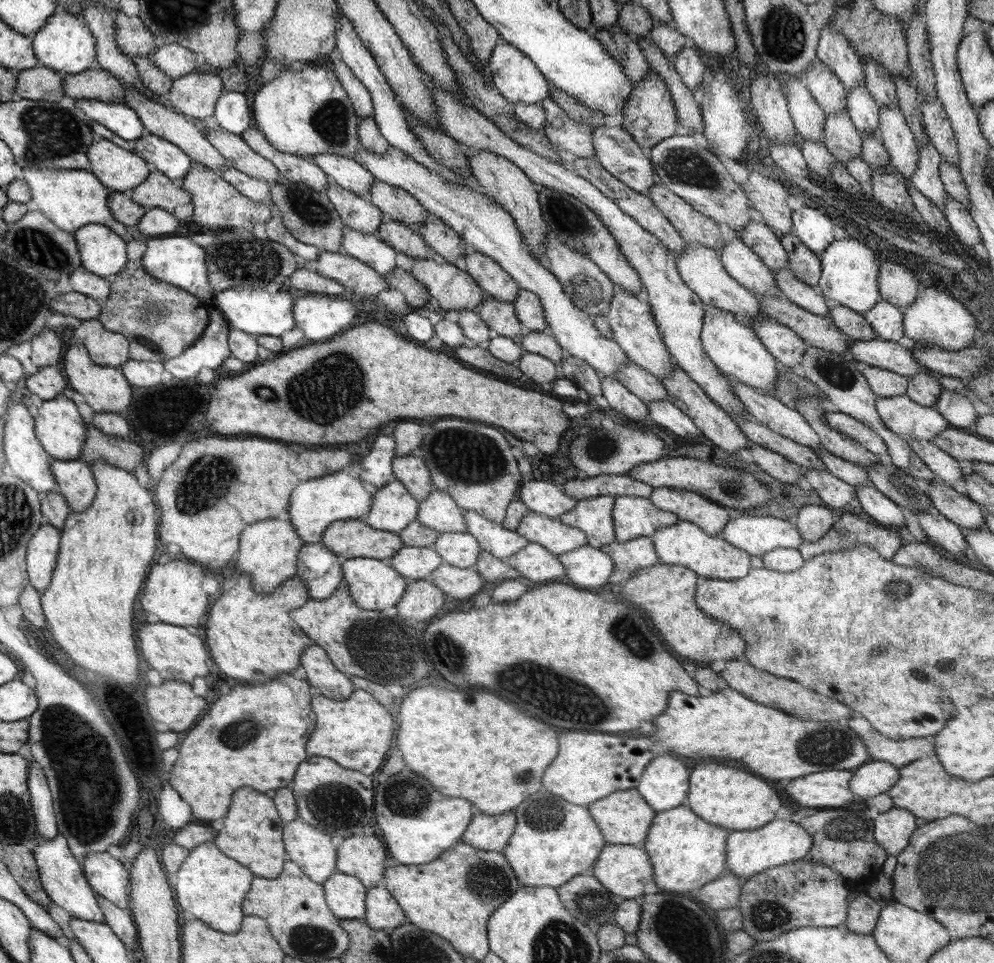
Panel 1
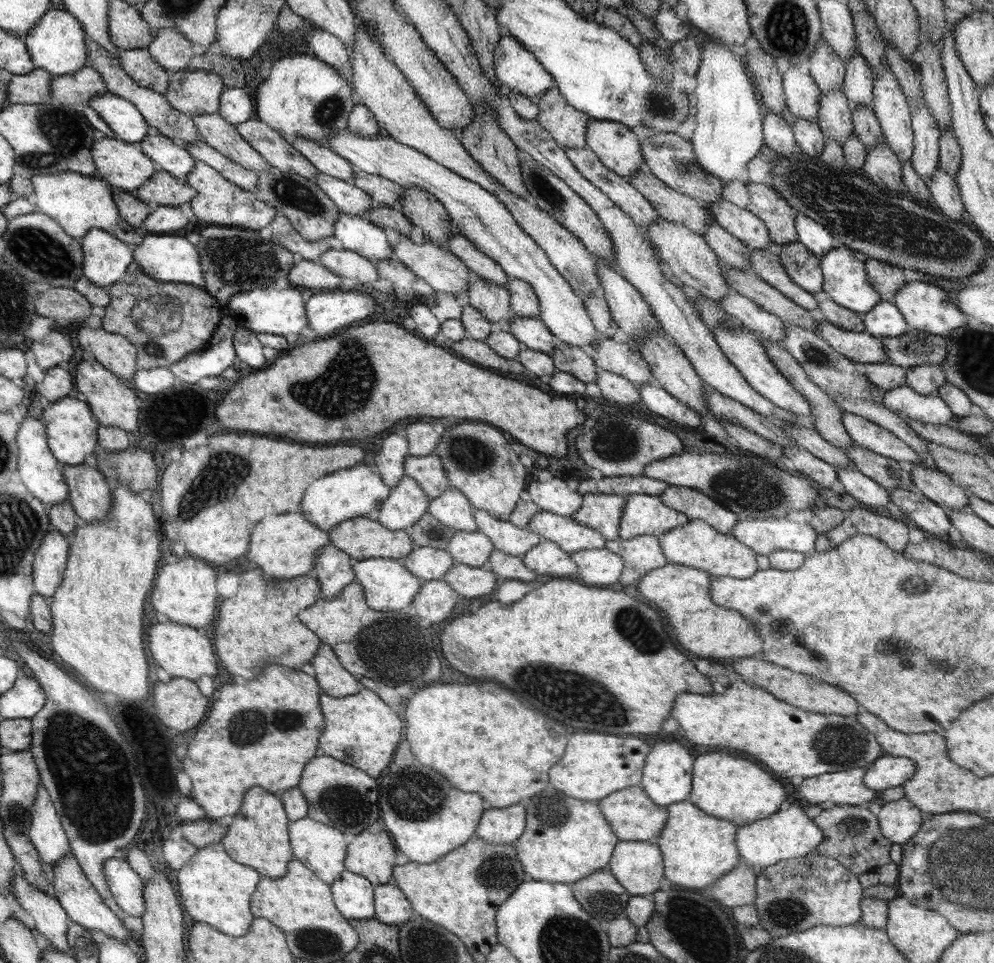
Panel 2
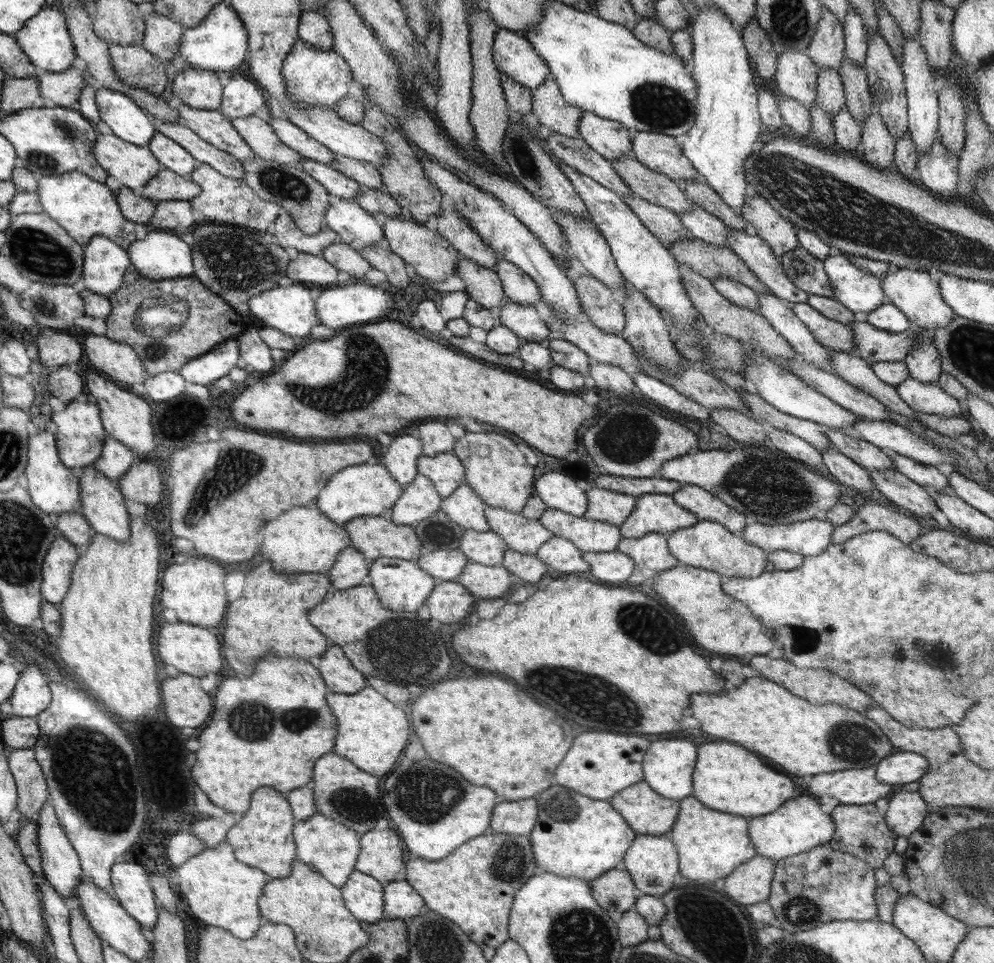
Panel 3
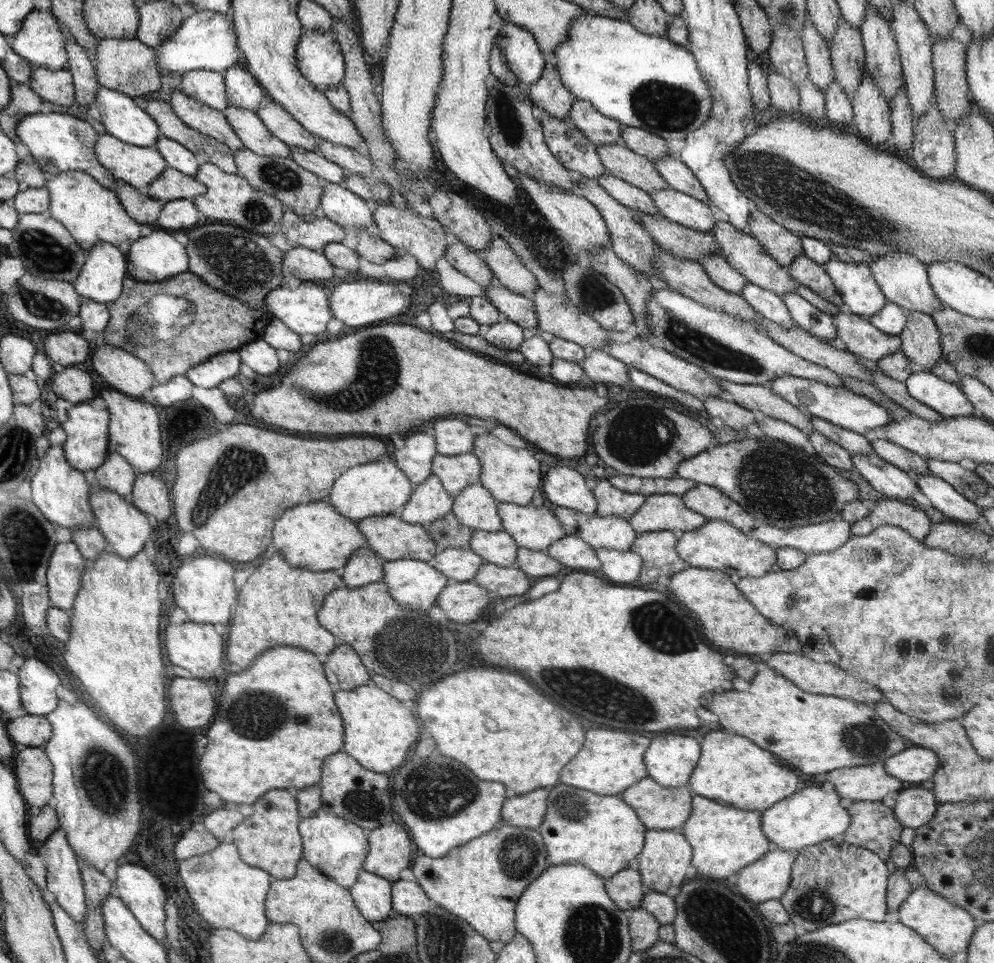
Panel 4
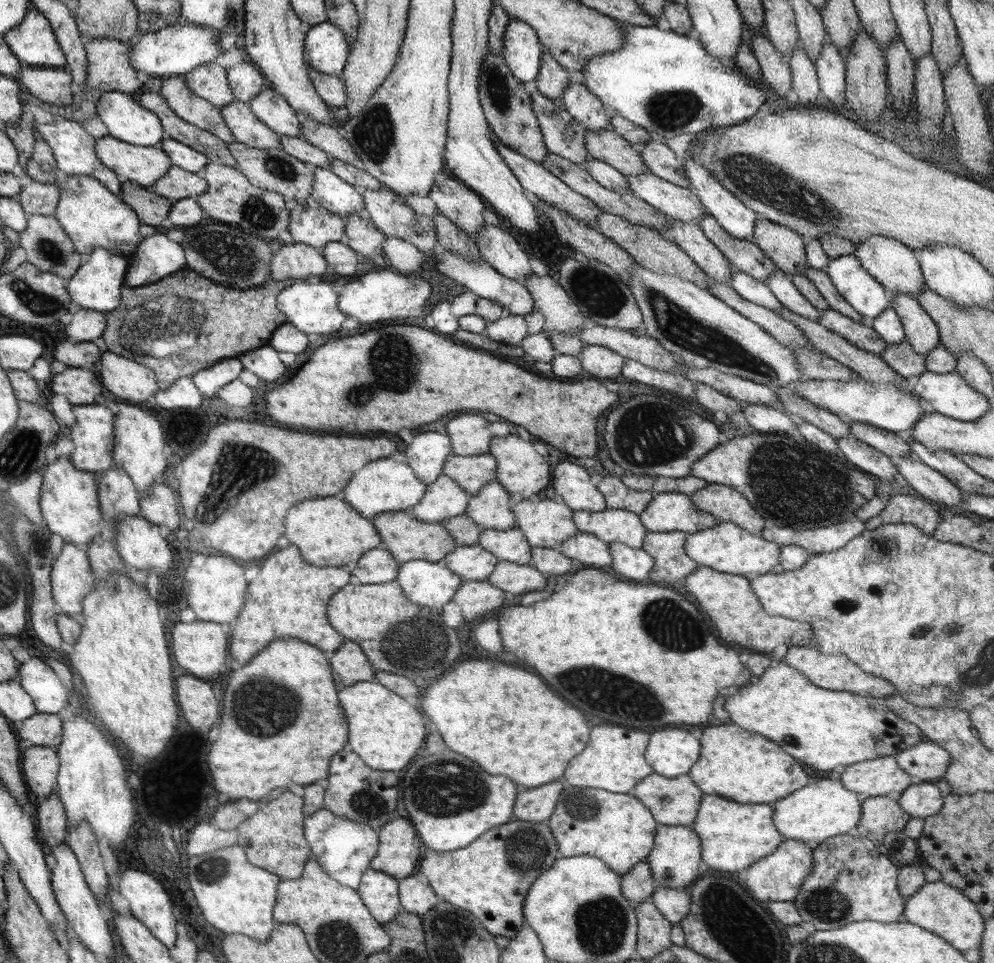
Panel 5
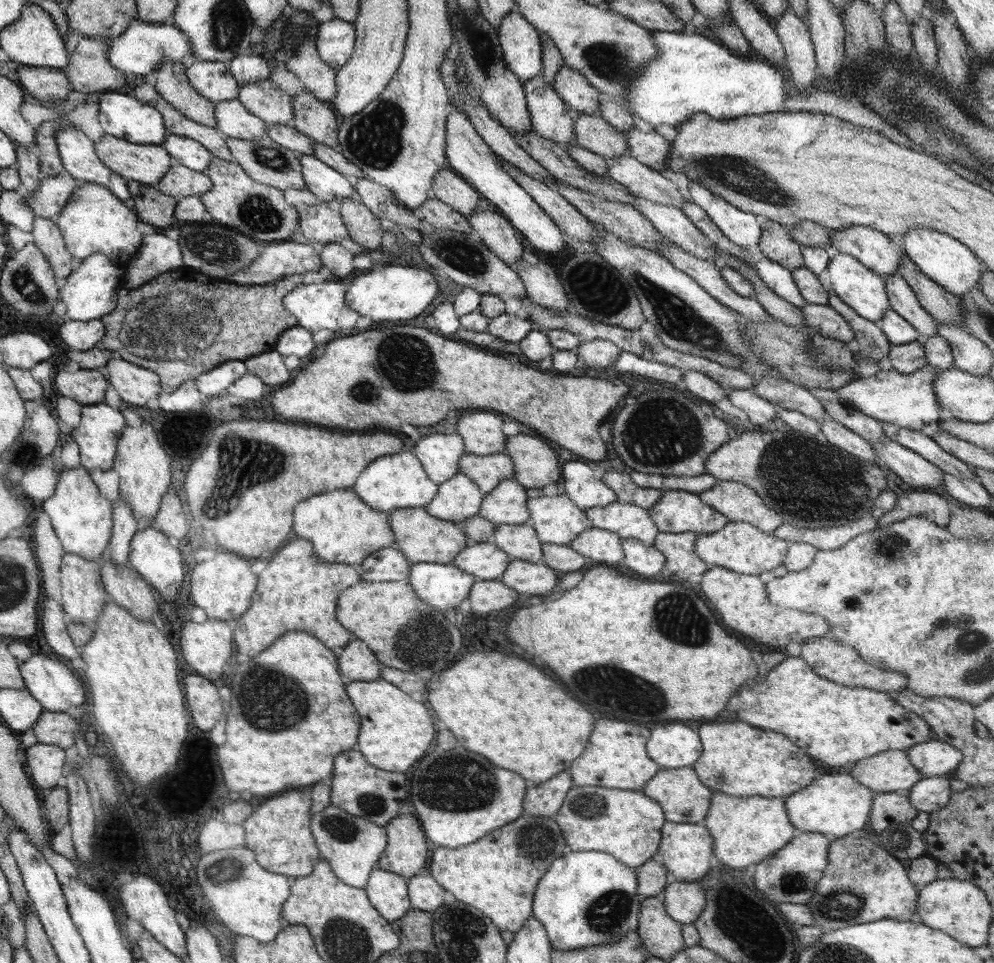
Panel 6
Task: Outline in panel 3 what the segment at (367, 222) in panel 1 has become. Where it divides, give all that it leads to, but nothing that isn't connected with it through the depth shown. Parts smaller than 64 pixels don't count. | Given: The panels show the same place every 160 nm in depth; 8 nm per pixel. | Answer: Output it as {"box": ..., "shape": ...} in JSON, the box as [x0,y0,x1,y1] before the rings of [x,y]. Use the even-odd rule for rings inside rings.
{"box":[302,158,361,200],"shape":[[[306,158],[302,161],[305,171],[308,171],[322,186],[327,187],[332,196],[342,200],[355,200],[361,193],[361,185],[353,178],[334,170],[330,165]]]}

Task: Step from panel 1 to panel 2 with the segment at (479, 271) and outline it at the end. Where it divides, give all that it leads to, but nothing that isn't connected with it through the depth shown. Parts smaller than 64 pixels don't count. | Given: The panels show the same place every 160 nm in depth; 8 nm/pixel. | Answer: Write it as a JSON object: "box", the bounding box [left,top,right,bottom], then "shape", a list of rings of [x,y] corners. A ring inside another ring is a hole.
{"box":[449,232,509,286],"shape":[[[453,232],[449,238],[449,247],[450,252],[467,265],[472,273],[498,286],[508,284],[509,276],[502,270],[502,267],[493,258],[474,246],[474,243],[470,242],[465,235]]]}

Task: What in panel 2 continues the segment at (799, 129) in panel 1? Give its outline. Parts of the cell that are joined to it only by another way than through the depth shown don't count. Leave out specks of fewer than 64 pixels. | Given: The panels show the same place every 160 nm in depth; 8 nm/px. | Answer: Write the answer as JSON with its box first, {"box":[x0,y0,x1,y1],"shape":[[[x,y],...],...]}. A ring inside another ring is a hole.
{"box":[783,63,822,122],"shape":[[[800,63],[783,74],[785,106],[796,118],[817,122],[822,92],[810,75],[799,70]]]}

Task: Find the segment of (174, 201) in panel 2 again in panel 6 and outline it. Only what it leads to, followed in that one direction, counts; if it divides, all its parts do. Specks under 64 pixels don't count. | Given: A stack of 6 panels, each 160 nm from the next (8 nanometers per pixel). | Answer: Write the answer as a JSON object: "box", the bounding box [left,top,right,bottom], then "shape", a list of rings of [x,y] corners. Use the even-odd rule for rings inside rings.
{"box":[158,160,213,199],"shape":[[[174,160],[172,168],[162,177],[158,190],[178,199],[179,197],[201,195],[213,188],[213,181],[206,173],[190,170]]]}

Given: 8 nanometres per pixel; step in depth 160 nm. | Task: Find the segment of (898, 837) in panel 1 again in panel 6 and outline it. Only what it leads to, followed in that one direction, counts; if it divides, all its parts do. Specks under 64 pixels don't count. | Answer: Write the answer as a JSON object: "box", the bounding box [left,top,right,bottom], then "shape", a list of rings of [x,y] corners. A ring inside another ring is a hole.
{"box":[907,775,951,813],"shape":[[[948,775],[920,779],[907,793],[912,807],[918,812],[934,813],[950,802],[951,778]]]}

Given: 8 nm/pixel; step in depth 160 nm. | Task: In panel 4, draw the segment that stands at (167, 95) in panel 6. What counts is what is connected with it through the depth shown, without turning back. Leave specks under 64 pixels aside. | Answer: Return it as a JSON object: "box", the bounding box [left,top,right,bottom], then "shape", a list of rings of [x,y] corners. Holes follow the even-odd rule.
{"box":[170,87,245,151],"shape":[[[180,87],[172,92],[170,106],[188,127],[200,134],[214,138],[233,151],[245,148],[232,126],[228,124],[223,111],[200,104],[184,93]]]}

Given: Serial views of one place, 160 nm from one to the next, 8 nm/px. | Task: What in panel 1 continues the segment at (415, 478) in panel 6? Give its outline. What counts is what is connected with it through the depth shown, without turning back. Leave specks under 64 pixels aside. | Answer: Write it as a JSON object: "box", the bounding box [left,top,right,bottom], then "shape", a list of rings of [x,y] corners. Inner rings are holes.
{"box":[289,472,375,544],"shape":[[[336,472],[324,478],[302,482],[294,490],[294,506],[290,506],[289,521],[296,527],[297,533],[305,544],[321,542],[325,530],[336,521],[350,521],[366,516],[372,508],[375,487],[364,479],[354,478],[344,472]]]}

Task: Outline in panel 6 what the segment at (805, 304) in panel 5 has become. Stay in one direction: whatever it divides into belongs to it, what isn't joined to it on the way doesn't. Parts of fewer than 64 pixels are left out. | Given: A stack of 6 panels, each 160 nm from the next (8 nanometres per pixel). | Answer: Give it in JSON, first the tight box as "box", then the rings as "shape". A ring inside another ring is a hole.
{"box":[753,257,807,308],"shape":[[[766,257],[756,262],[753,267],[757,270],[757,275],[762,282],[778,296],[798,308],[804,308],[807,305],[806,299],[794,282],[791,270]]]}

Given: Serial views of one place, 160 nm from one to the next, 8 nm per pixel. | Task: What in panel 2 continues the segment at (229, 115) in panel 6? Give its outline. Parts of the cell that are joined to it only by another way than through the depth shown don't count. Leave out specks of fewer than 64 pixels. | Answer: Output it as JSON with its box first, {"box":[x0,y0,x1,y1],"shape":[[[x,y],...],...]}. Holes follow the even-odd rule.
{"box":[235,118,319,179],"shape":[[[255,118],[235,125],[240,136],[274,168],[314,179],[319,170],[292,143],[272,127]]]}

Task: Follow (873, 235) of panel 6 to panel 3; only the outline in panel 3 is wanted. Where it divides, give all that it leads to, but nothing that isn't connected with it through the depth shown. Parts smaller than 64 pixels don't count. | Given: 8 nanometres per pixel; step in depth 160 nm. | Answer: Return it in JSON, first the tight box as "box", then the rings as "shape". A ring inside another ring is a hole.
{"box":[882,268,955,329],"shape":[[[901,268],[897,272],[889,272],[882,281],[884,294],[890,303],[897,306],[910,320],[913,327],[922,329],[938,329],[948,326],[955,318],[955,312],[942,298],[939,284],[930,279],[928,271]]]}

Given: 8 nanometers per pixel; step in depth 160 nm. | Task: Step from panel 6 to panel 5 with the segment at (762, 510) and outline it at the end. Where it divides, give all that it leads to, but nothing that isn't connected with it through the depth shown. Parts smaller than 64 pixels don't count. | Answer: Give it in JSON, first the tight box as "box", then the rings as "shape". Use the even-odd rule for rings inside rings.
{"box":[689,483,768,536],"shape":[[[708,483],[691,494],[689,500],[696,508],[711,514],[718,521],[734,522],[750,534],[761,536],[762,529],[768,525],[744,495],[729,486]]]}

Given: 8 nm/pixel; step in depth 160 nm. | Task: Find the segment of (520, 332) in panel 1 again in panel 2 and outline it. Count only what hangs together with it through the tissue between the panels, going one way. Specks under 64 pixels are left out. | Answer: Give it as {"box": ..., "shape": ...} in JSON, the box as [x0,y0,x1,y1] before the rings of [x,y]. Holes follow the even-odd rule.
{"box":[466,273,515,324],"shape":[[[472,273],[472,284],[466,290],[469,305],[490,323],[508,324],[515,318],[510,295],[505,286],[498,286]]]}

